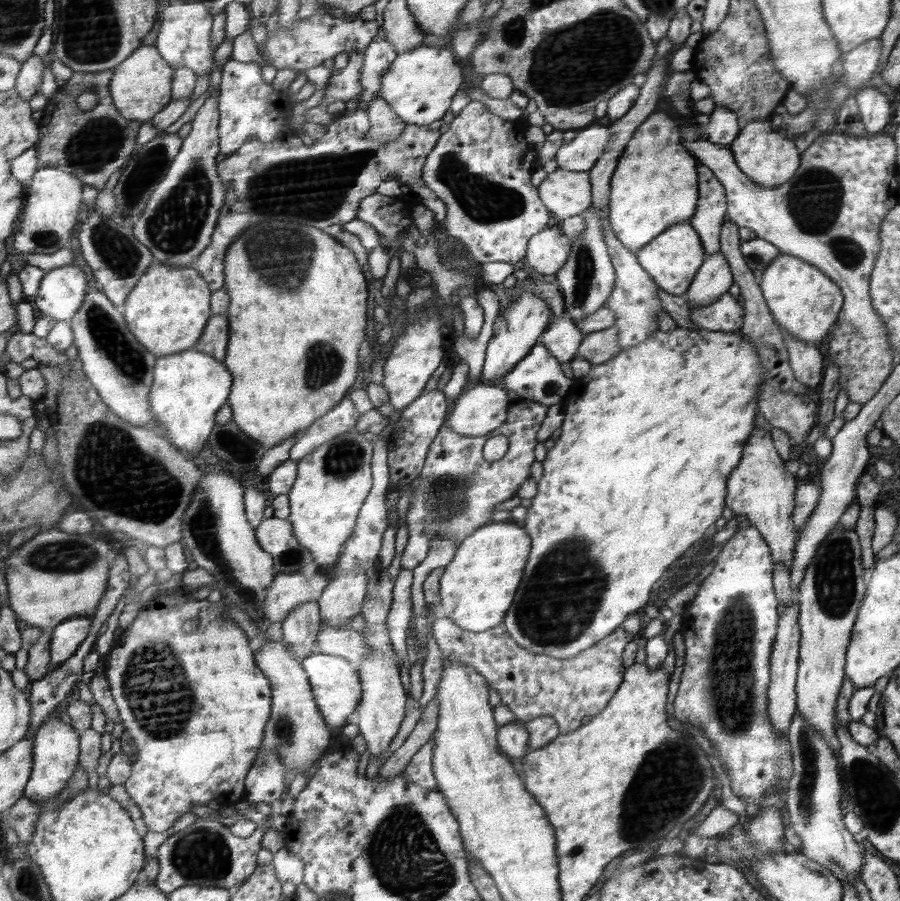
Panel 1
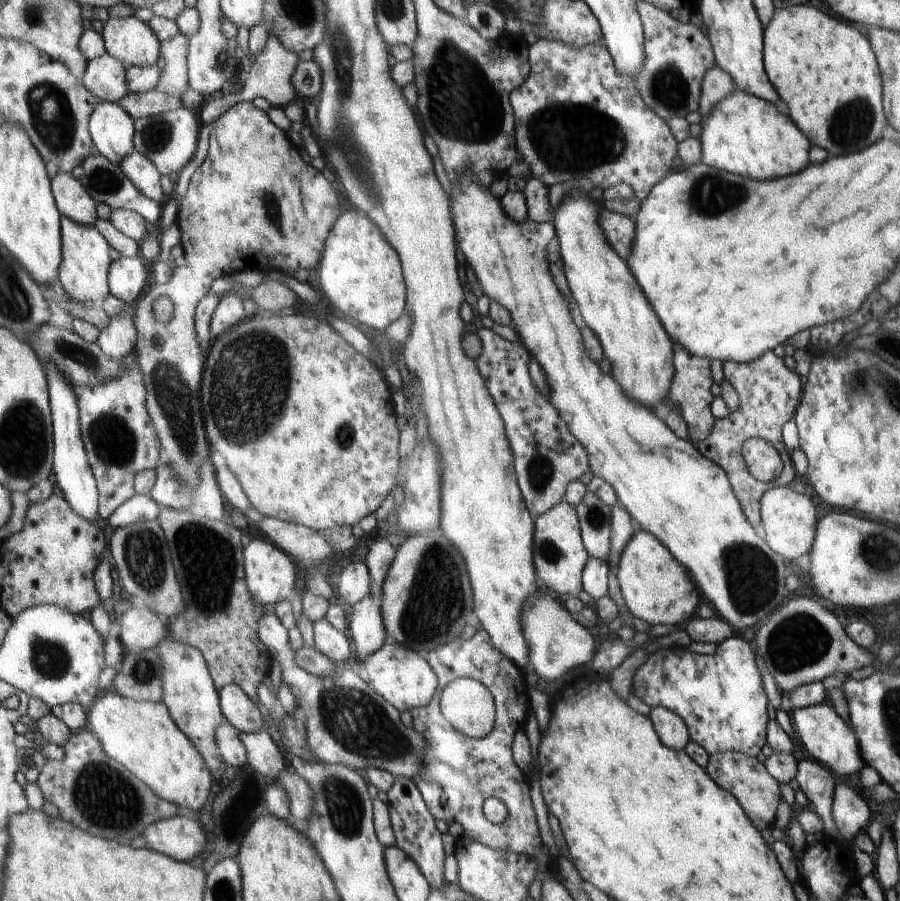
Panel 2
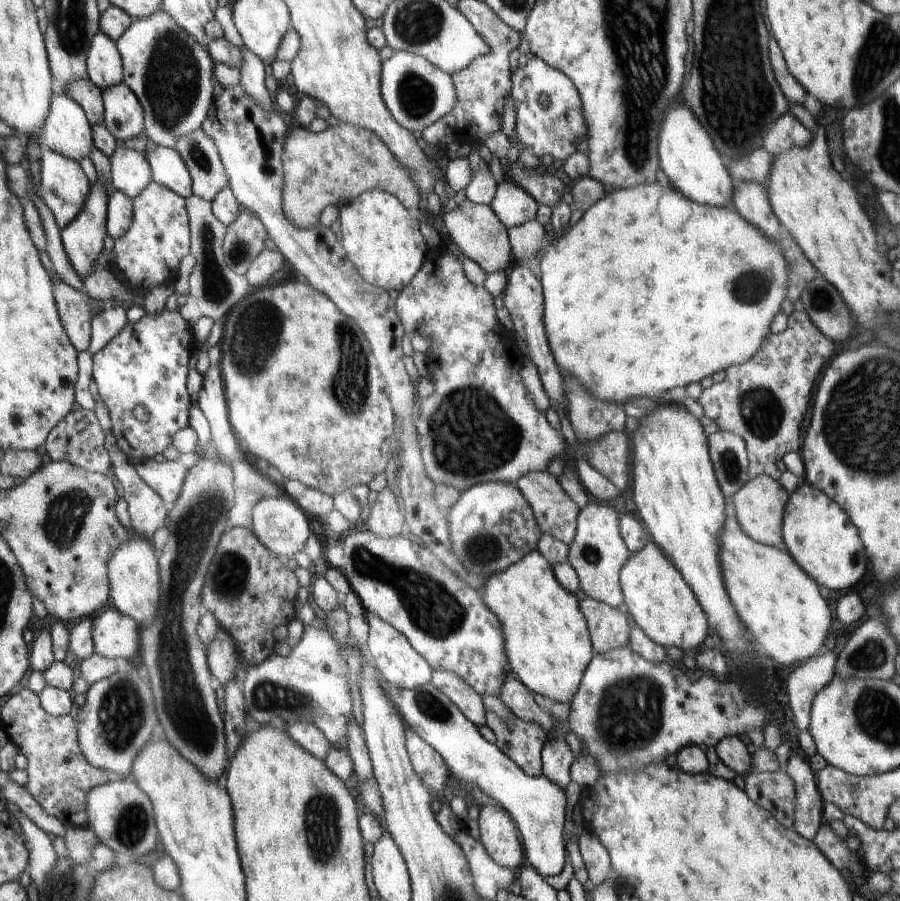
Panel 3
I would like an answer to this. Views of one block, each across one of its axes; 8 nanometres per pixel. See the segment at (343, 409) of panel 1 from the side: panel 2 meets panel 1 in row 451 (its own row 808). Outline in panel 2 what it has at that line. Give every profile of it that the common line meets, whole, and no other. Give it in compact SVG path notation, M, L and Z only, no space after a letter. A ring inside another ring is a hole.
M286 769L280 772L280 776L275 782L282 784L289 791L290 802L292 803L290 805L292 818L288 818L292 822L290 826L293 826L294 830L304 832L308 828L308 816L312 814L312 808L314 808L310 786L296 771L288 772Z

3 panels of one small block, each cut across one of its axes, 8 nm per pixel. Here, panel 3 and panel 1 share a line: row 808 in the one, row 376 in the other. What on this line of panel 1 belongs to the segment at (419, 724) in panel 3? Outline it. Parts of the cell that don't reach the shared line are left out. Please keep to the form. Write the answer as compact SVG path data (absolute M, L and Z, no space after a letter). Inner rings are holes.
M543 343L534 345L504 376L506 390L516 392L519 398L532 399L548 407L560 403L560 398L571 388L572 381L562 372L560 361L550 354Z

